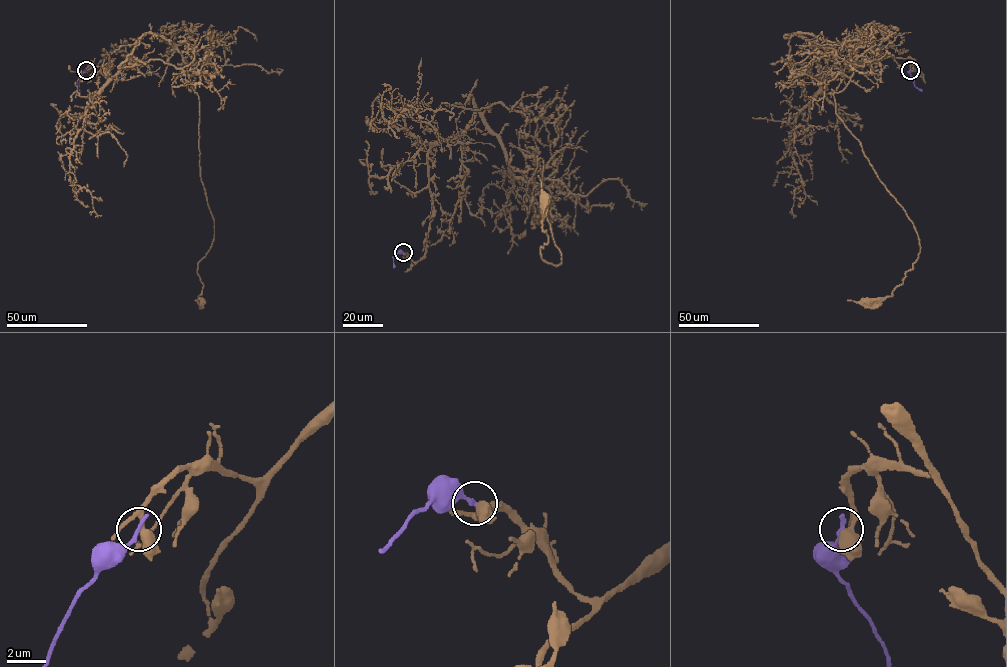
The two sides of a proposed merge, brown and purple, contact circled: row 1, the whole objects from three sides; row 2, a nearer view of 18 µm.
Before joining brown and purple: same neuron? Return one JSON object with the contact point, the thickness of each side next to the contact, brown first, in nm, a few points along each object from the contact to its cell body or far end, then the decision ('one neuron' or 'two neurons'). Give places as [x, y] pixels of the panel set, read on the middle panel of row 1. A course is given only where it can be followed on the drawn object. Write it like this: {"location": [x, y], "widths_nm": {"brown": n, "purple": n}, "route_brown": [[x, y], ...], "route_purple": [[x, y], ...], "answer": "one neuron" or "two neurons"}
{"location": [403, 252], "widths_nm": {"brown": 340, "purple": 280}, "route_brown": [[403, 252], [425, 253], [428, 150], [476, 110], [513, 176], [543, 160], [559, 265], [544, 201]], "route_purple": [[403, 252], [393, 257], [394, 267]], "answer": "two neurons"}

